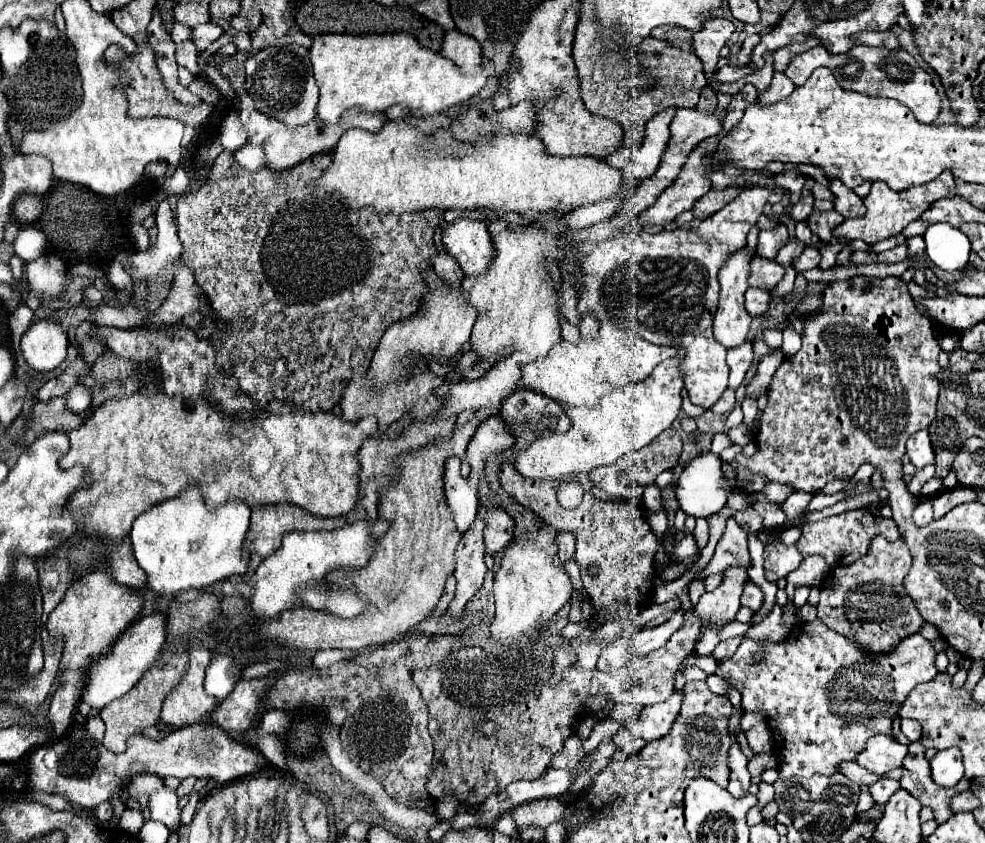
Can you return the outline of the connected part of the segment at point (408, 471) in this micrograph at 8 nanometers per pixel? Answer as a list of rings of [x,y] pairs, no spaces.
[[[480,409],[470,422],[454,429],[451,440],[428,444],[422,450],[400,458],[398,480],[382,492],[378,506],[378,516],[388,520],[390,528],[374,544],[376,548],[370,562],[362,570],[334,570],[334,574],[326,578],[326,582],[342,586],[342,590],[354,590],[354,594],[368,604],[366,614],[358,614],[358,618],[348,620],[326,610],[298,606],[294,610],[284,610],[274,620],[260,622],[260,634],[264,638],[282,640],[282,646],[286,648],[350,648],[360,652],[372,644],[392,642],[420,624],[436,608],[444,592],[444,582],[454,570],[454,552],[462,536],[442,492],[444,462],[451,456],[463,460],[476,428],[493,414],[489,409]]]

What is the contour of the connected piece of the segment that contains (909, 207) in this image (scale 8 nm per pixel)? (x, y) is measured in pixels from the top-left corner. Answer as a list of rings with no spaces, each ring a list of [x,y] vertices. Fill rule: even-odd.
[[[950,172],[940,174],[936,180],[932,180],[928,184],[922,184],[922,186],[916,186],[916,188],[910,188],[910,190],[902,190],[902,192],[894,192],[886,184],[874,182],[870,196],[864,198],[864,204],[868,208],[866,218],[844,220],[844,224],[834,230],[834,238],[864,240],[868,244],[874,244],[878,240],[886,240],[894,234],[900,234],[912,220],[918,220],[936,200],[952,198],[952,196],[956,196],[956,182],[954,182],[954,176]]]

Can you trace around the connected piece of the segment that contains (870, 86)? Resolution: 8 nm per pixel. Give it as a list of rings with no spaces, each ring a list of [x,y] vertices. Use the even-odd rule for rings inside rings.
[[[816,46],[812,50],[796,56],[790,62],[786,76],[794,82],[794,86],[802,86],[808,80],[808,74],[814,72],[818,66],[828,66],[834,72],[842,90],[858,92],[858,94],[866,94],[866,96],[878,96],[878,98],[894,98],[900,104],[908,106],[920,122],[934,122],[940,114],[942,102],[936,92],[936,86],[932,84],[930,74],[924,72],[906,50],[854,46],[846,54],[832,56],[832,54],[828,54],[828,50],[824,46]],[[892,74],[894,74],[894,80],[900,82],[900,90],[892,90]]]

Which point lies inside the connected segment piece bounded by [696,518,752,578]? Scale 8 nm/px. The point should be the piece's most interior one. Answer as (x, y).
(732, 550)

